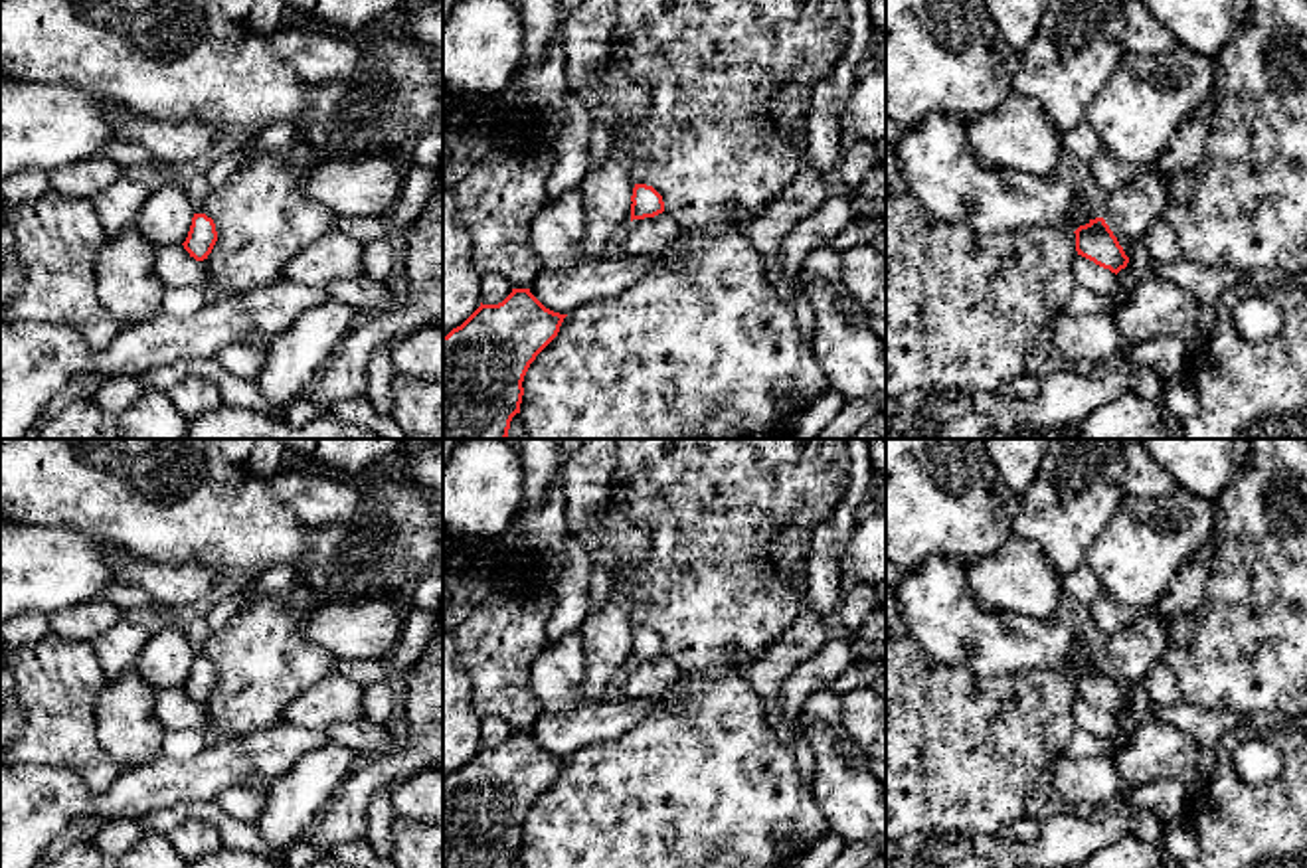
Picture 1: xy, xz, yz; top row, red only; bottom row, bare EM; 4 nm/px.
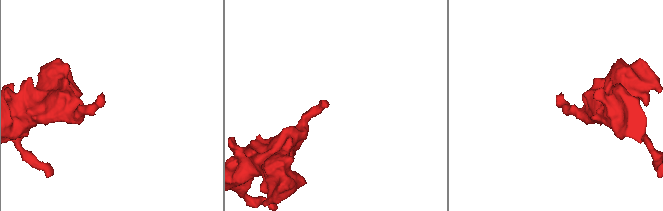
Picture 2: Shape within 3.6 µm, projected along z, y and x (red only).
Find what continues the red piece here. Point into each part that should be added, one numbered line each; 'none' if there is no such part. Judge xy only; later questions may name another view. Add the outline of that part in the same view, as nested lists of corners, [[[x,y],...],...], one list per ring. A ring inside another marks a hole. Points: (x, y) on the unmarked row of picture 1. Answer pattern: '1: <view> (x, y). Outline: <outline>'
none

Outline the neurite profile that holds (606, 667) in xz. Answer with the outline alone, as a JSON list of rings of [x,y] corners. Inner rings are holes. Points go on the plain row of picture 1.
[[[603,504],[589,518],[599,546],[615,556],[611,595],[589,611],[579,627],[587,660],[583,706],[615,696],[615,686],[631,664],[633,615],[625,583],[649,558],[649,532],[629,520],[625,506]]]

